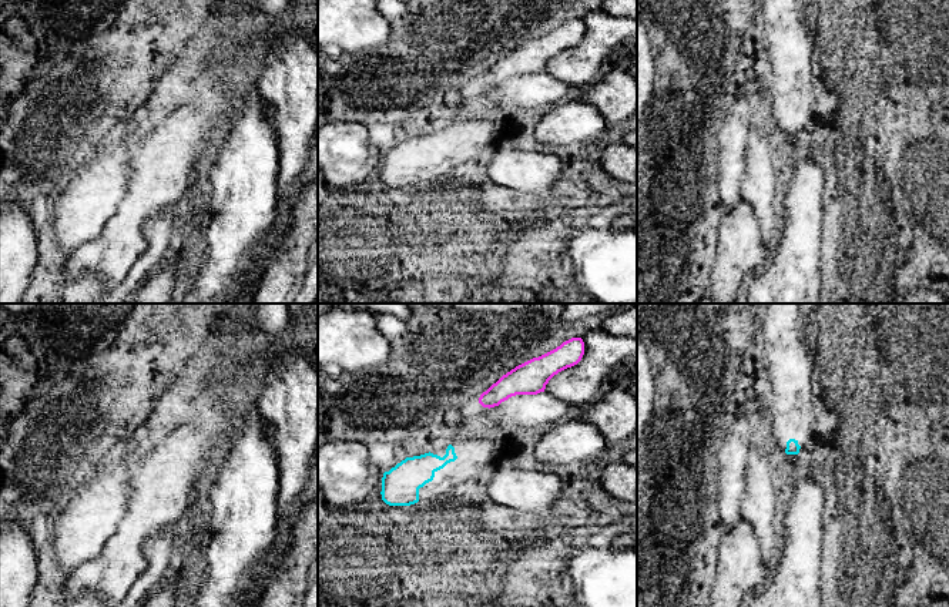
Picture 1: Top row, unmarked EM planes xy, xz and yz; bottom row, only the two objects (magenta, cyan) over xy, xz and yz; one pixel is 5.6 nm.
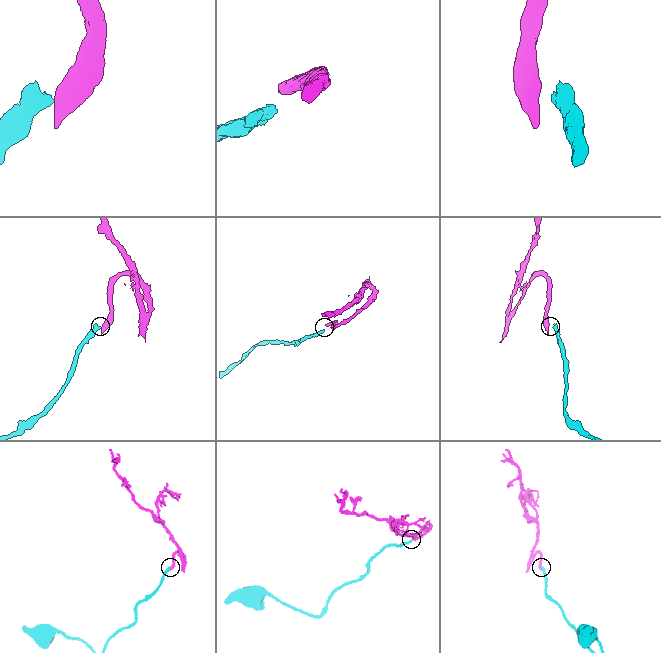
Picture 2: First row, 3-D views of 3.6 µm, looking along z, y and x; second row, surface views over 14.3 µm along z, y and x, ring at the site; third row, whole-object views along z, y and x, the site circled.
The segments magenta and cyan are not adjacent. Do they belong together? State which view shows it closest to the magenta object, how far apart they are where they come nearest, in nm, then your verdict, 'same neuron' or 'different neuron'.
view xz; gap 280 nm; different neuron

